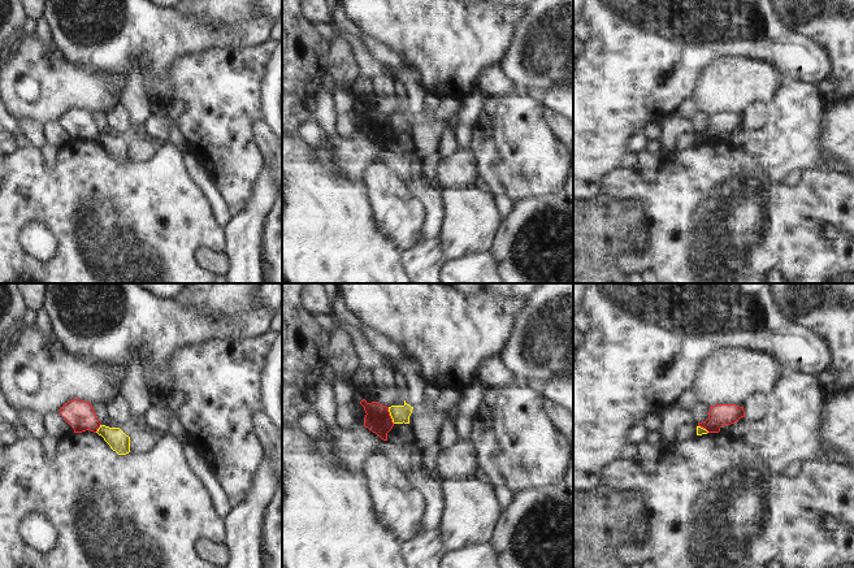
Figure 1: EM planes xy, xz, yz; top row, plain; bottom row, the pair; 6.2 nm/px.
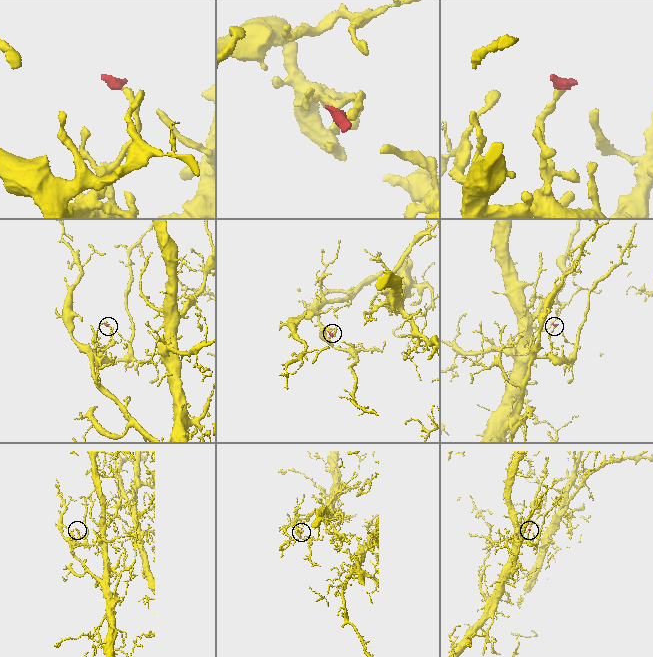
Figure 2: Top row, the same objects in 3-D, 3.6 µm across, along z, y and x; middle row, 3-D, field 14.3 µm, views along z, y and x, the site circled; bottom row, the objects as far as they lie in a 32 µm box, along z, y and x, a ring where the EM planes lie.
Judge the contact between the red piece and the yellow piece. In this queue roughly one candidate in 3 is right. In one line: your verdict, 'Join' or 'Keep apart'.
Keep apart

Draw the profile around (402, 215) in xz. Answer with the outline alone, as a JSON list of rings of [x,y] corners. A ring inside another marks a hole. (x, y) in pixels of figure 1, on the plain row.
[[[382,161],[369,168],[363,183],[372,198],[380,229],[393,238],[403,252],[415,247],[424,234],[428,218],[426,204],[409,188],[406,181],[398,177],[394,169]]]

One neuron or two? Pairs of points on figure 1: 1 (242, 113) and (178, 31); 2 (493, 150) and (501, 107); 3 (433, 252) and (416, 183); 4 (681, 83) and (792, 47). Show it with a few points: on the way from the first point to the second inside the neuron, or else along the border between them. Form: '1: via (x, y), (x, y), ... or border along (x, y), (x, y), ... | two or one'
1: border along (226, 47), (186, 55), (173, 73) | two
2: via (501, 139), (501, 117) | one
3: via (433, 235), (433, 200) | one
4: via (703, 55), (712, 46), (763, 46) | one

